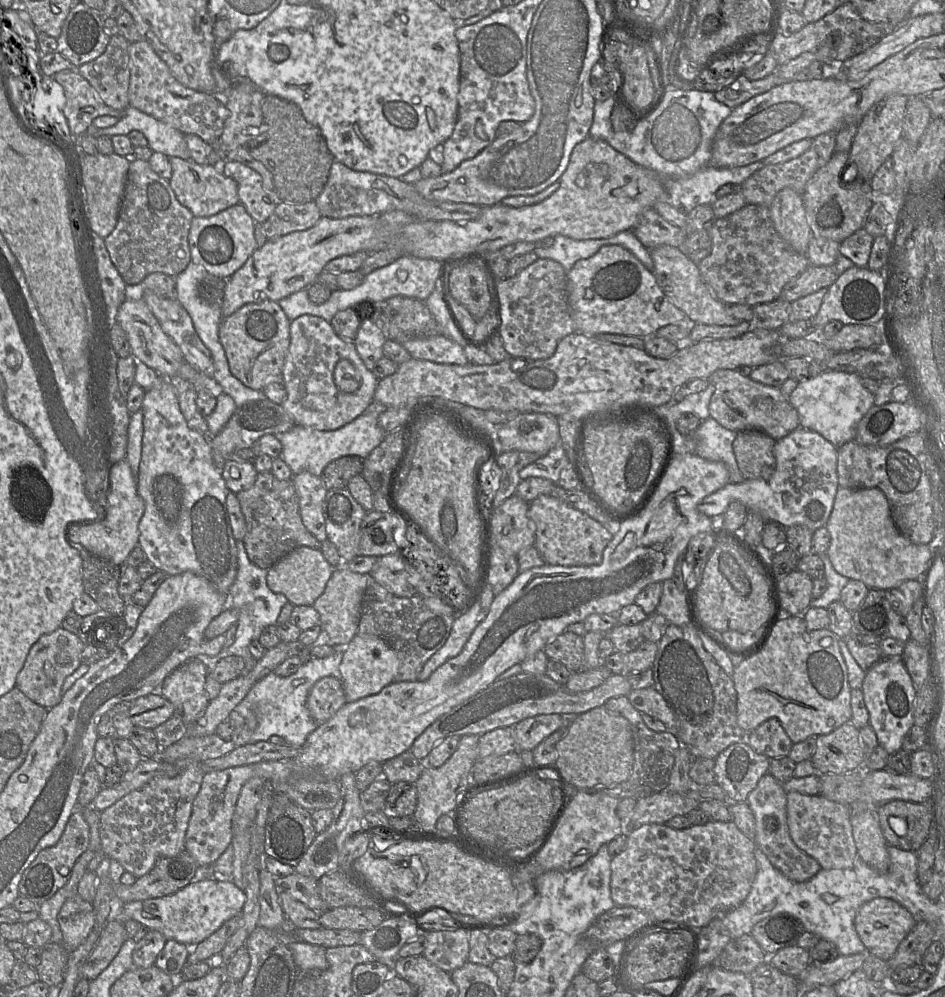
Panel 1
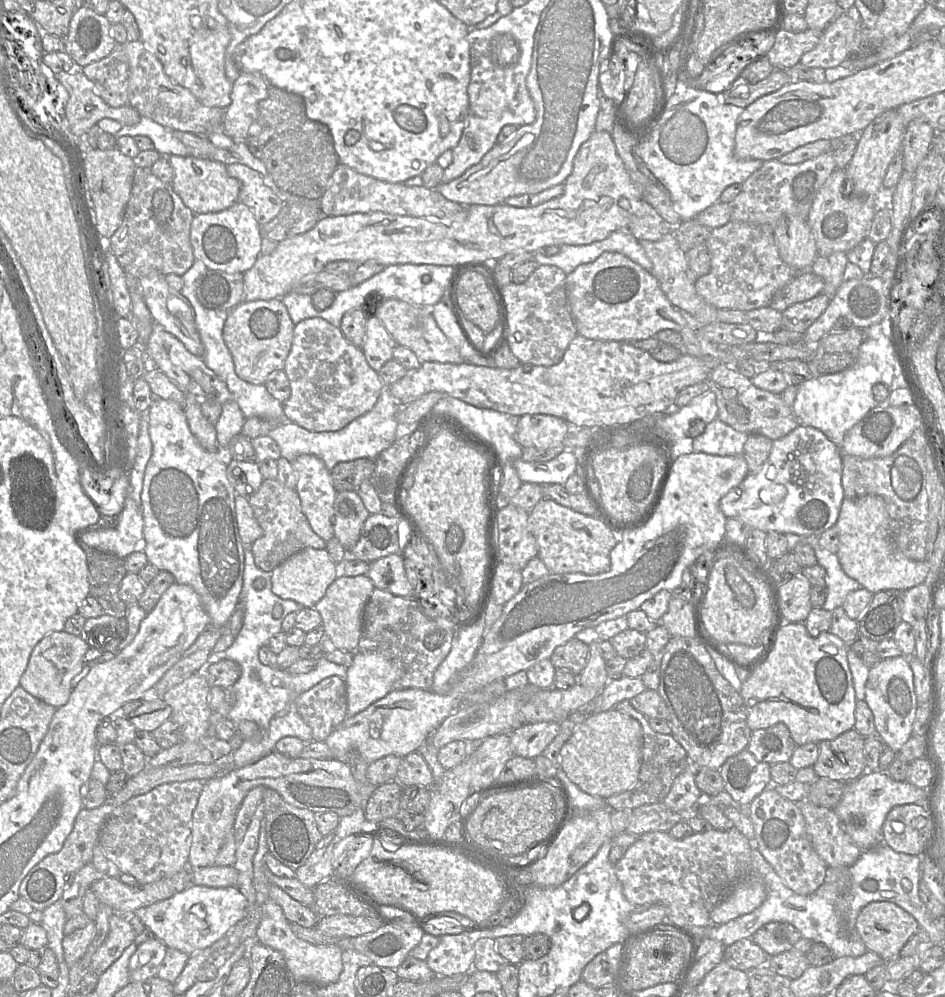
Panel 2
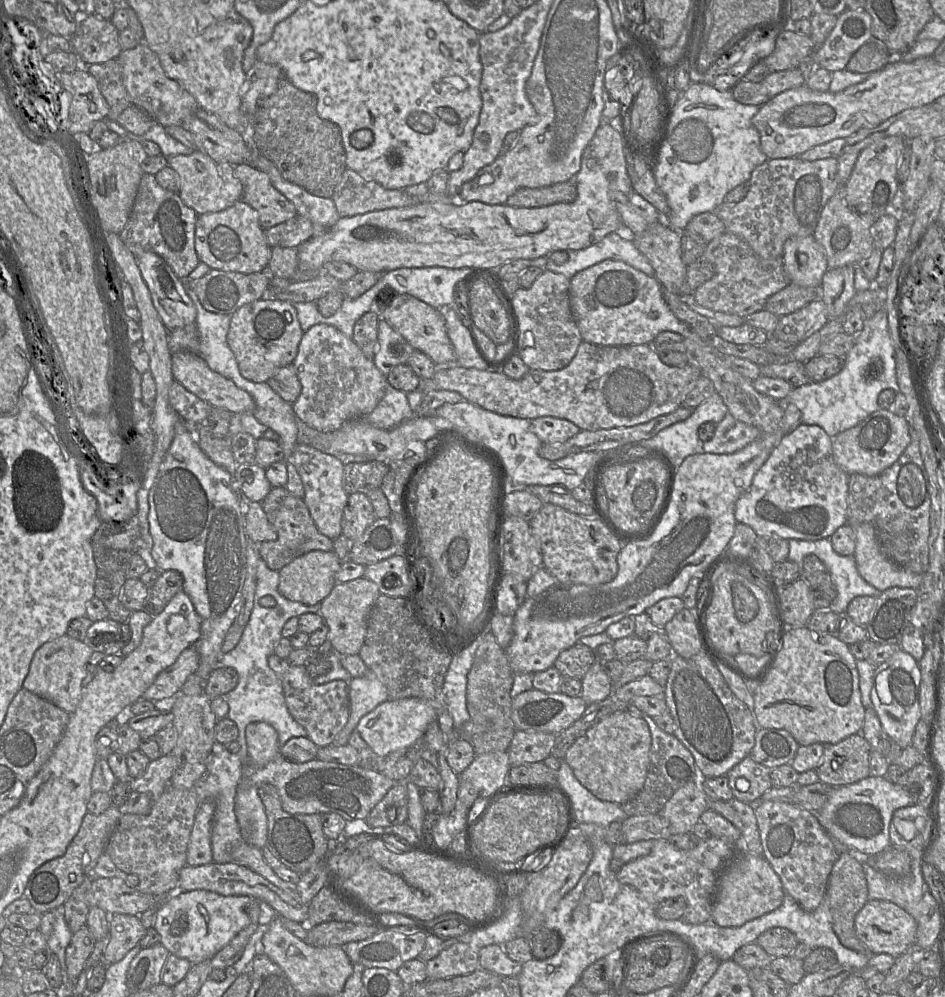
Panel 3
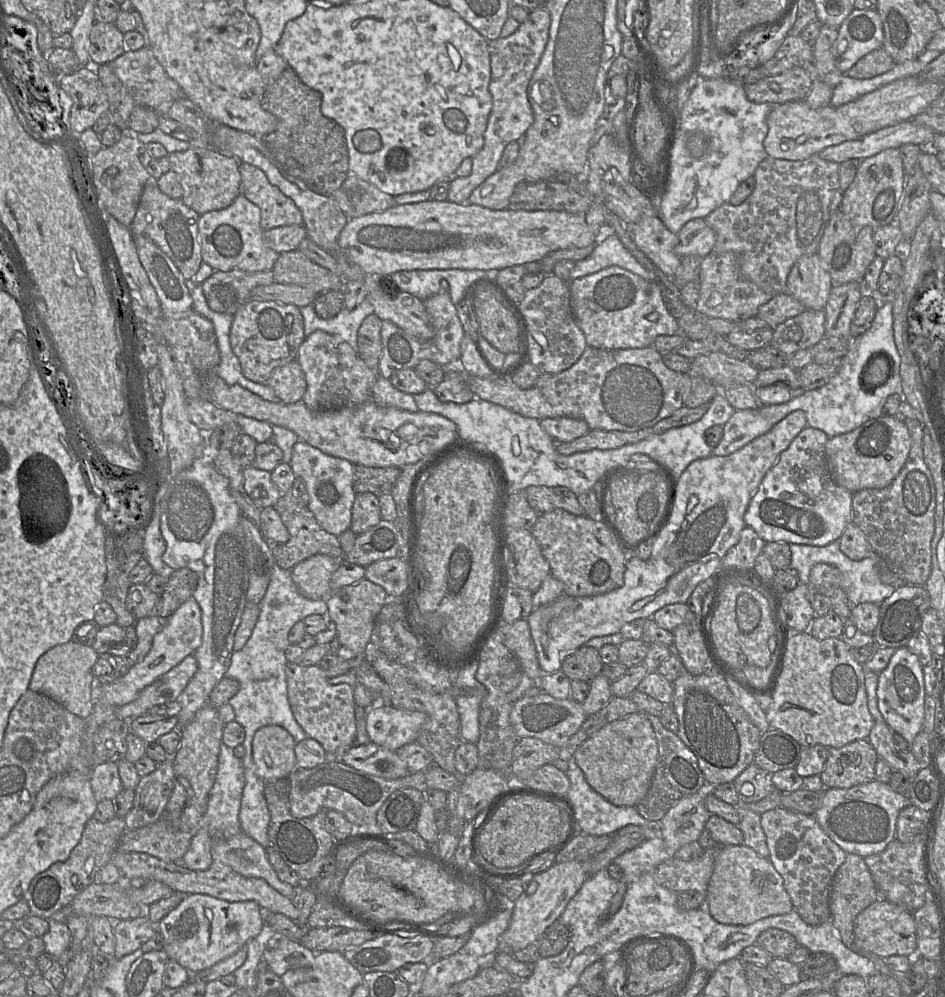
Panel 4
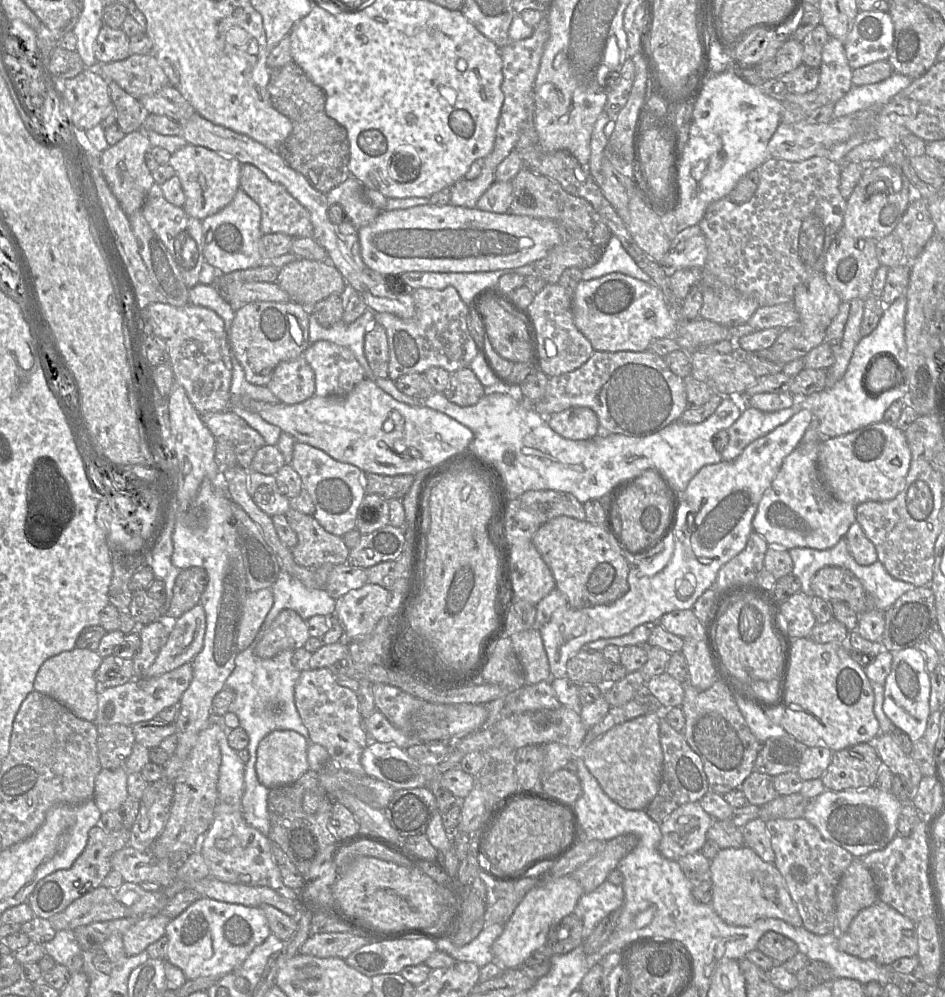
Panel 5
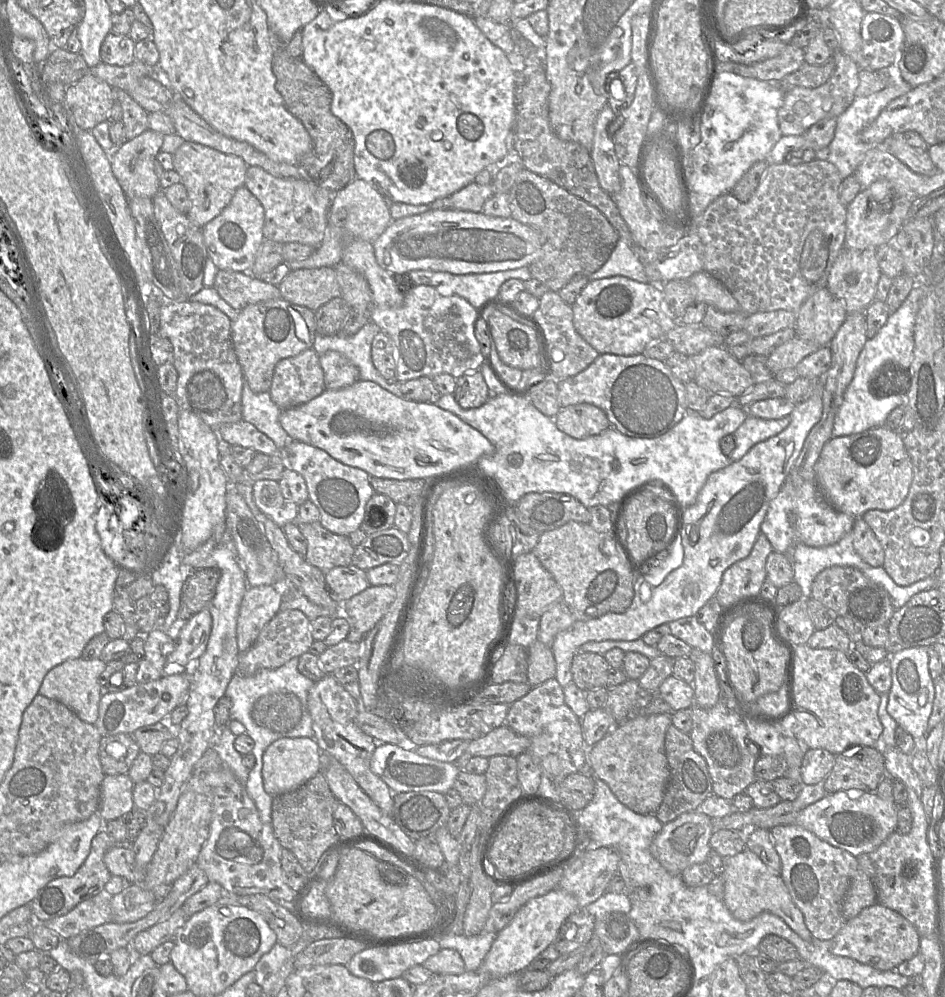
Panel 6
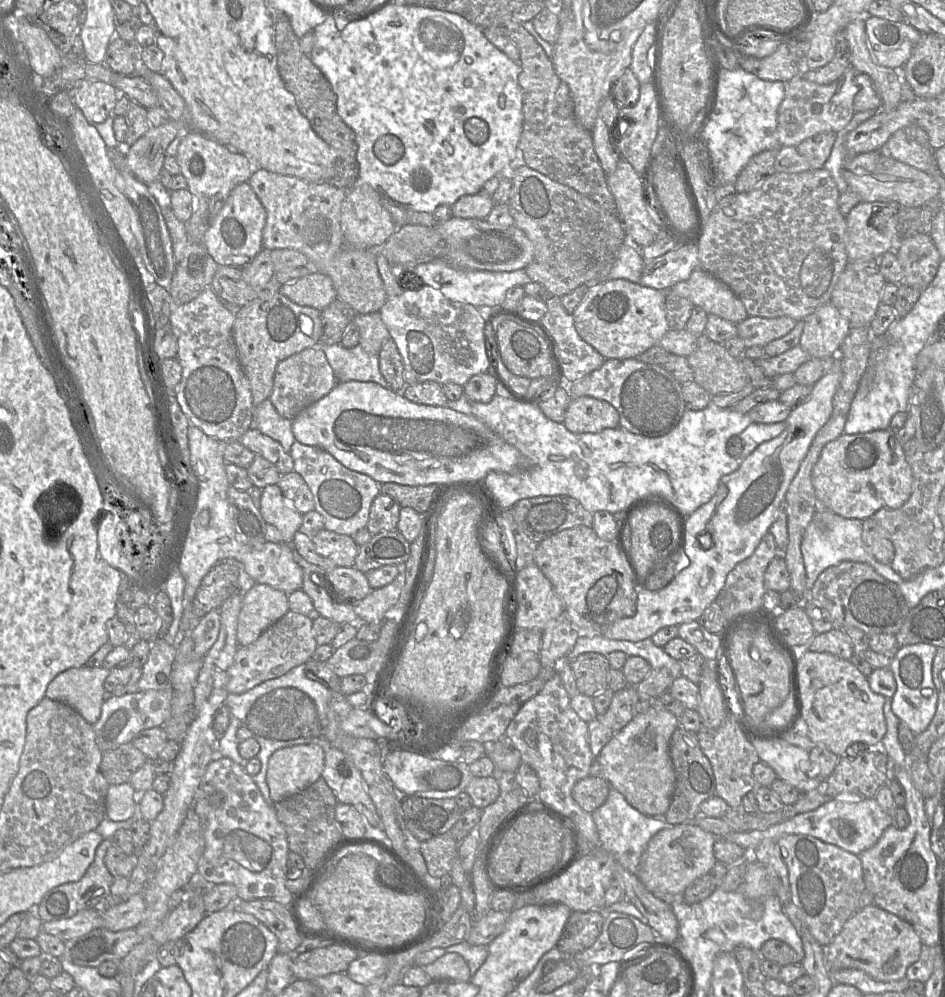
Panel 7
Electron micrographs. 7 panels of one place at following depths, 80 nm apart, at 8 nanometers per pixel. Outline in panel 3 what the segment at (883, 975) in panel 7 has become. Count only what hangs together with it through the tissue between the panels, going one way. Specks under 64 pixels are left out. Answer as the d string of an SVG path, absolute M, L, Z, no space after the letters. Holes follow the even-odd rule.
M869 900L855 916L855 934L872 954L901 956L916 943L915 919L896 904L883 900Z

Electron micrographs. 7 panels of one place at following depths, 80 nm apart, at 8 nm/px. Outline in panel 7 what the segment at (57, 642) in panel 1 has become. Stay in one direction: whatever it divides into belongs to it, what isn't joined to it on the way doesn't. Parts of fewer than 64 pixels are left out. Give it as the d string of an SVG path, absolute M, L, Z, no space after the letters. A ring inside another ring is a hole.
M87 665L67 669L48 684L45 696L68 704L93 725L101 715L103 684L109 671L103 666Z

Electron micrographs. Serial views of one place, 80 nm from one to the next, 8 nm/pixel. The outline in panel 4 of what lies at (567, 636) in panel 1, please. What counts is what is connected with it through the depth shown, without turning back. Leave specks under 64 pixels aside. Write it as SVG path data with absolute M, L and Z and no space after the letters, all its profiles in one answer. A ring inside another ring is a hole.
M581 646L562 661L561 671L567 678L589 683L602 672L603 661L598 650Z

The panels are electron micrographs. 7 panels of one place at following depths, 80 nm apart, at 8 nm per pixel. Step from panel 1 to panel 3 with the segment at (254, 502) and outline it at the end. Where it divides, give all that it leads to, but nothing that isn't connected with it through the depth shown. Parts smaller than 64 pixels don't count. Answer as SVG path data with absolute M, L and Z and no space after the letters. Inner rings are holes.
M272 487L261 506L278 534L274 541L257 543L260 558L271 570L279 571L295 558L310 551L333 551L333 540L319 532L303 499L294 496L285 487Z

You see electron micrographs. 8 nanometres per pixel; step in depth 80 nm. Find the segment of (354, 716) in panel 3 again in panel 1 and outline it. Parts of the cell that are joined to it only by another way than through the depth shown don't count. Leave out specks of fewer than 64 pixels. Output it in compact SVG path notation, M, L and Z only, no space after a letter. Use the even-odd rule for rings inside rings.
M357 634L346 646L339 665L346 701L354 702L378 694L384 687L395 682L399 667L396 652L384 640Z

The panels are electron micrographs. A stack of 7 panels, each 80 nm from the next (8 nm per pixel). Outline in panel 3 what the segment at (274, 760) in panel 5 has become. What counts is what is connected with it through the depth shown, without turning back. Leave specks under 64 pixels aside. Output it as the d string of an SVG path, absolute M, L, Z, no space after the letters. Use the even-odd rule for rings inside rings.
M253 722L245 729L248 755L253 767L263 767L281 756L277 731L266 722Z

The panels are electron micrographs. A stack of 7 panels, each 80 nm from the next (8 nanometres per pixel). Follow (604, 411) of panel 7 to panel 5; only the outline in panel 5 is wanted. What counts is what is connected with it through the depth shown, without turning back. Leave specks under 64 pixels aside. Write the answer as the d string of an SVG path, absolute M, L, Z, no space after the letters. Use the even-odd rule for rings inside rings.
M571 407L547 416L550 428L570 440L586 440L602 433L596 413L588 407Z

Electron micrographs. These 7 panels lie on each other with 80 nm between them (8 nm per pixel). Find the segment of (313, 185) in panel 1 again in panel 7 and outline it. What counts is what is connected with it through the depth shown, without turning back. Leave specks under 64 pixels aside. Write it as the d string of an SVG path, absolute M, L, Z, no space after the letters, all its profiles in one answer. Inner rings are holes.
M272 7L268 9L274 25L277 67L285 88L294 95L297 107L309 120L313 130L336 152L333 175L329 181L325 182L338 188L350 189L357 182L361 182L355 132L338 114L336 93L321 70L312 62L310 56L302 51L300 38L295 34L289 17Z

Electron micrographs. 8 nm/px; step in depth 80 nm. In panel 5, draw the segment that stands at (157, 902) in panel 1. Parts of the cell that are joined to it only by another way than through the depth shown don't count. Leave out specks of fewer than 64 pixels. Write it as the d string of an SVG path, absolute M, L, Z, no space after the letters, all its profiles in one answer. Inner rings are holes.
M201 897L166 927L166 961L178 967L187 980L198 977L221 978L240 968L252 950L271 934L267 919L259 907L220 902Z

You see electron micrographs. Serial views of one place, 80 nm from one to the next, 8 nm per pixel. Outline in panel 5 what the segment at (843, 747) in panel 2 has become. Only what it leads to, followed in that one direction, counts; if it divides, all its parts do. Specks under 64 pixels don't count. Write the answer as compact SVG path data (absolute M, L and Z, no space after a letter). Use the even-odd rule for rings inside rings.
M860 743L833 752L821 780L826 790L832 791L875 786L882 764L875 747Z

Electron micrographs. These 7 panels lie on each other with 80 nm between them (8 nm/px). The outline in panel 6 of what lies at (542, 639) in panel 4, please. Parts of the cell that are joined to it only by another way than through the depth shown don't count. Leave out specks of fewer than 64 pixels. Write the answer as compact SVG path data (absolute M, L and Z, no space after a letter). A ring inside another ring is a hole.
M821 390L809 399L796 404L790 414L789 425L779 434L755 444L739 461L713 472L700 490L695 503L683 508L683 522L680 529L681 543L684 551L682 565L670 572L658 586L651 586L643 578L643 574L633 573L634 597L630 607L623 613L608 613L587 621L575 620L566 630L558 633L551 646L556 663L555 679L562 687L573 681L571 662L579 648L586 642L604 640L634 641L655 627L672 621L695 616L720 586L724 571L735 562L746 558L761 533L763 522L771 500L778 494L788 478L810 430L820 421L823 412Z

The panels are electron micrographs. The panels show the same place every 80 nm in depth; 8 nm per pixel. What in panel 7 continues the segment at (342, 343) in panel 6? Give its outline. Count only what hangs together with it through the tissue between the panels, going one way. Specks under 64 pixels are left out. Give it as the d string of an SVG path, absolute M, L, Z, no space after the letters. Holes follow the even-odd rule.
M341 342L321 345L333 369L337 382L363 381L375 382L392 389L379 368L378 355L367 352L359 343L353 348L345 348Z

